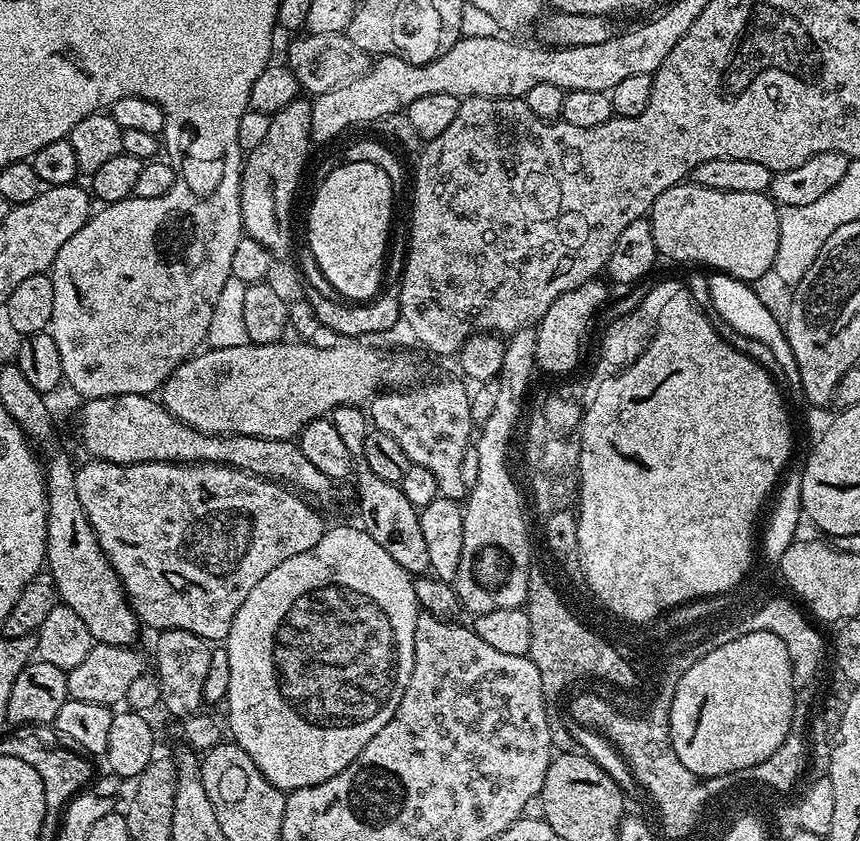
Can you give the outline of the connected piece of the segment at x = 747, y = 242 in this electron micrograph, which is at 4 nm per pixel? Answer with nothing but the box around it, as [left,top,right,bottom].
[650,182,780,282]

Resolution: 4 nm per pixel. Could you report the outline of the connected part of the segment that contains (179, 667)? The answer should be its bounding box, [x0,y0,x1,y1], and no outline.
[154,628,213,718]

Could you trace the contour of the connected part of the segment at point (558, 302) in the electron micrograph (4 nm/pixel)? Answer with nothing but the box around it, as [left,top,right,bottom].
[536,279,609,372]

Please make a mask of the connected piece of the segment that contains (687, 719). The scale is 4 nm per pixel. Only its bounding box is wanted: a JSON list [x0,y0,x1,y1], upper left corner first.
[669,630,796,778]

